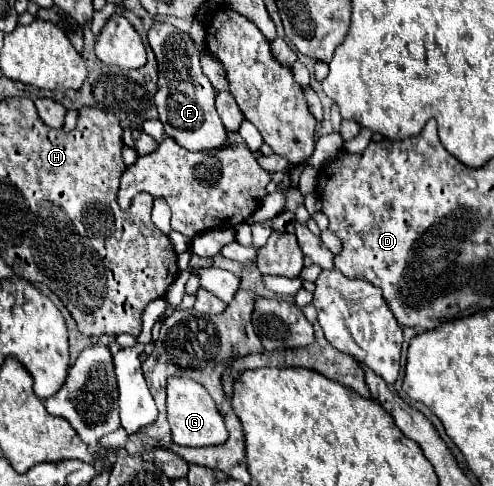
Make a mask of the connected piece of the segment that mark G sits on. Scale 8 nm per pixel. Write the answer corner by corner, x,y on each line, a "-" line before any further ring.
170,377
168,379
168,423
172,429
172,441
184,447
208,447
220,445
228,439
224,417
218,413
214,399
188,377

